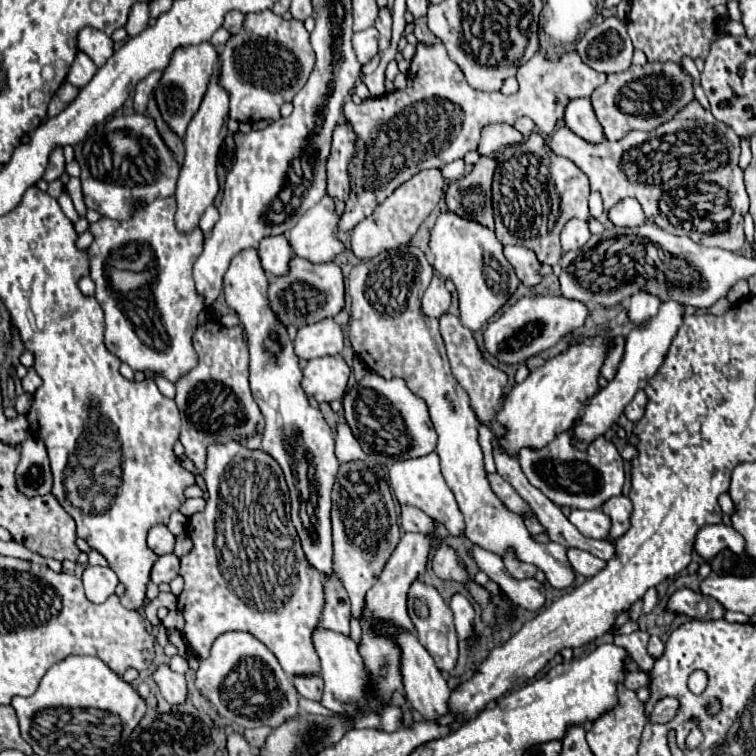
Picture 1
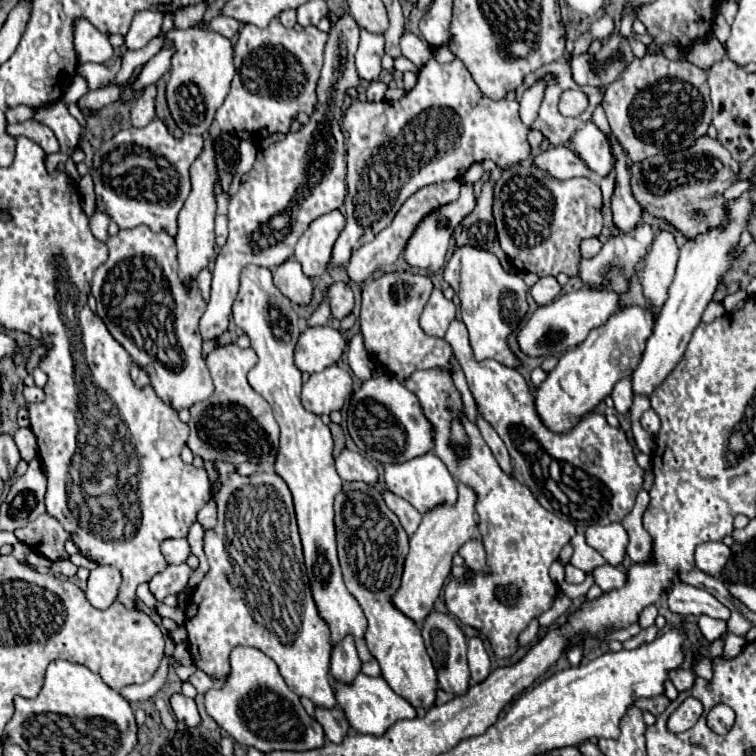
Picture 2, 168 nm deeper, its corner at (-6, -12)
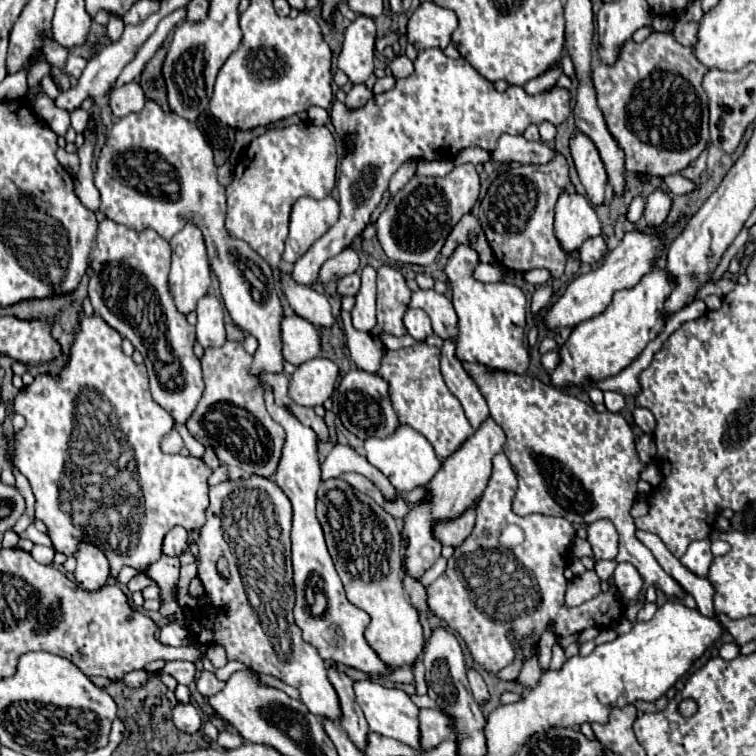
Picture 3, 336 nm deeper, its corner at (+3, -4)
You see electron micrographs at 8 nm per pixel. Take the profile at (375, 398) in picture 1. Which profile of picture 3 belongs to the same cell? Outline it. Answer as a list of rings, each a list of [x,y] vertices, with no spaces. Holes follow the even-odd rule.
[[[352,368],[338,386],[338,404],[340,404],[340,418],[342,424],[356,434],[360,440],[368,436],[388,436],[392,428],[398,424],[396,412],[392,412],[392,404],[388,400],[388,384],[376,374],[364,372],[360,368]]]

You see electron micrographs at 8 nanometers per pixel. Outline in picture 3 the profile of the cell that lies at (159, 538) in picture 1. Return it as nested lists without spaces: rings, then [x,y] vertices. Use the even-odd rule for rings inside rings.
[[[180,526],[172,528],[164,538],[164,554],[178,558],[186,548],[188,548],[188,532]]]

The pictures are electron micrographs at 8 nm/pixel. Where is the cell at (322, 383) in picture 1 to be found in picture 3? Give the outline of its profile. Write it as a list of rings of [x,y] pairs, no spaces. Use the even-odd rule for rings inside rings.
[[[312,358],[296,368],[290,376],[290,398],[300,406],[324,404],[332,392],[338,378],[338,366],[328,358]]]

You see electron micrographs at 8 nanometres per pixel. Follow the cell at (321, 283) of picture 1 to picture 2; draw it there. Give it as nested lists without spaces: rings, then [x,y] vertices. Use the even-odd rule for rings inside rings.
[[[333,282],[325,290],[325,300],[331,306],[331,316],[343,320],[353,310],[353,292],[345,282]]]

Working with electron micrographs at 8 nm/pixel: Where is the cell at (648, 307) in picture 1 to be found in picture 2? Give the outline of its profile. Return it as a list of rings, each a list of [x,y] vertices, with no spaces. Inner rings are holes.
[[[659,232],[655,236],[645,268],[641,272],[643,294],[655,310],[661,310],[661,306],[667,300],[667,292],[675,276],[677,256],[679,256],[679,250],[675,246],[673,236],[669,232]]]

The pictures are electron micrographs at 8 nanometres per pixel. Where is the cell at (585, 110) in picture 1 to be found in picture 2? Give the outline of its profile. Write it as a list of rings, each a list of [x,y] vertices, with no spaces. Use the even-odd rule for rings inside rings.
[[[593,120],[585,122],[571,138],[573,150],[585,160],[585,164],[599,176],[605,176],[611,170],[611,152],[607,136],[595,126]]]

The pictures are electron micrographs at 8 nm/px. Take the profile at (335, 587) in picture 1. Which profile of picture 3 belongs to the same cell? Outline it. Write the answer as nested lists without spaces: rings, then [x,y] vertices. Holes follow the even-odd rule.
[[[328,668],[328,678],[340,698],[340,706],[342,706],[340,726],[348,734],[348,738],[354,742],[354,746],[364,752],[368,746],[368,732],[370,730],[368,730],[368,722],[356,702],[354,688],[352,688],[354,682],[344,672],[340,672],[336,668]]]

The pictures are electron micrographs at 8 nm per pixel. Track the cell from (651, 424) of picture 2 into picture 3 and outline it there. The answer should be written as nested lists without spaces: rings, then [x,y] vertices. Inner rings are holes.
[[[636,408],[636,410],[634,410],[634,422],[636,422],[636,424],[640,426],[640,430],[646,432],[646,434],[652,434],[652,432],[656,430],[656,420],[654,420],[652,412],[646,410],[646,408]]]

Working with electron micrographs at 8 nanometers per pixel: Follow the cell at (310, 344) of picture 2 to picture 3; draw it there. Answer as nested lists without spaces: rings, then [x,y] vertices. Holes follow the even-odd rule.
[[[300,316],[282,318],[280,336],[282,336],[282,356],[286,362],[294,366],[300,366],[302,362],[312,360],[320,354],[318,328]]]

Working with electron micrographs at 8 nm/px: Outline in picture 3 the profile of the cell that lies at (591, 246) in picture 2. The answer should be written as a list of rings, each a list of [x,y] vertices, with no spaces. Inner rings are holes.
[[[602,236],[586,240],[582,244],[582,248],[580,248],[580,260],[584,264],[594,264],[594,262],[602,260],[606,254],[608,254],[608,246],[606,246],[606,242],[604,242]]]

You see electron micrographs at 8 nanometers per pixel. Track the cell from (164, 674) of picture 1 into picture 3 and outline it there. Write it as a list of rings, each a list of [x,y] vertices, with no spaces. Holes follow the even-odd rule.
[[[176,704],[176,708],[172,710],[172,722],[178,730],[186,734],[194,734],[202,726],[200,714],[192,704]]]

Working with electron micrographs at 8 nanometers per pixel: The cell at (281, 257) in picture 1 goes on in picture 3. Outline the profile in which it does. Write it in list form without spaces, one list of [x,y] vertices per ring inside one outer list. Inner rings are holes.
[[[288,274],[282,276],[282,288],[284,288],[288,304],[292,306],[292,310],[298,316],[306,318],[316,328],[332,328],[334,326],[336,318],[332,316],[330,302],[324,294],[318,294],[310,286],[296,284]]]

